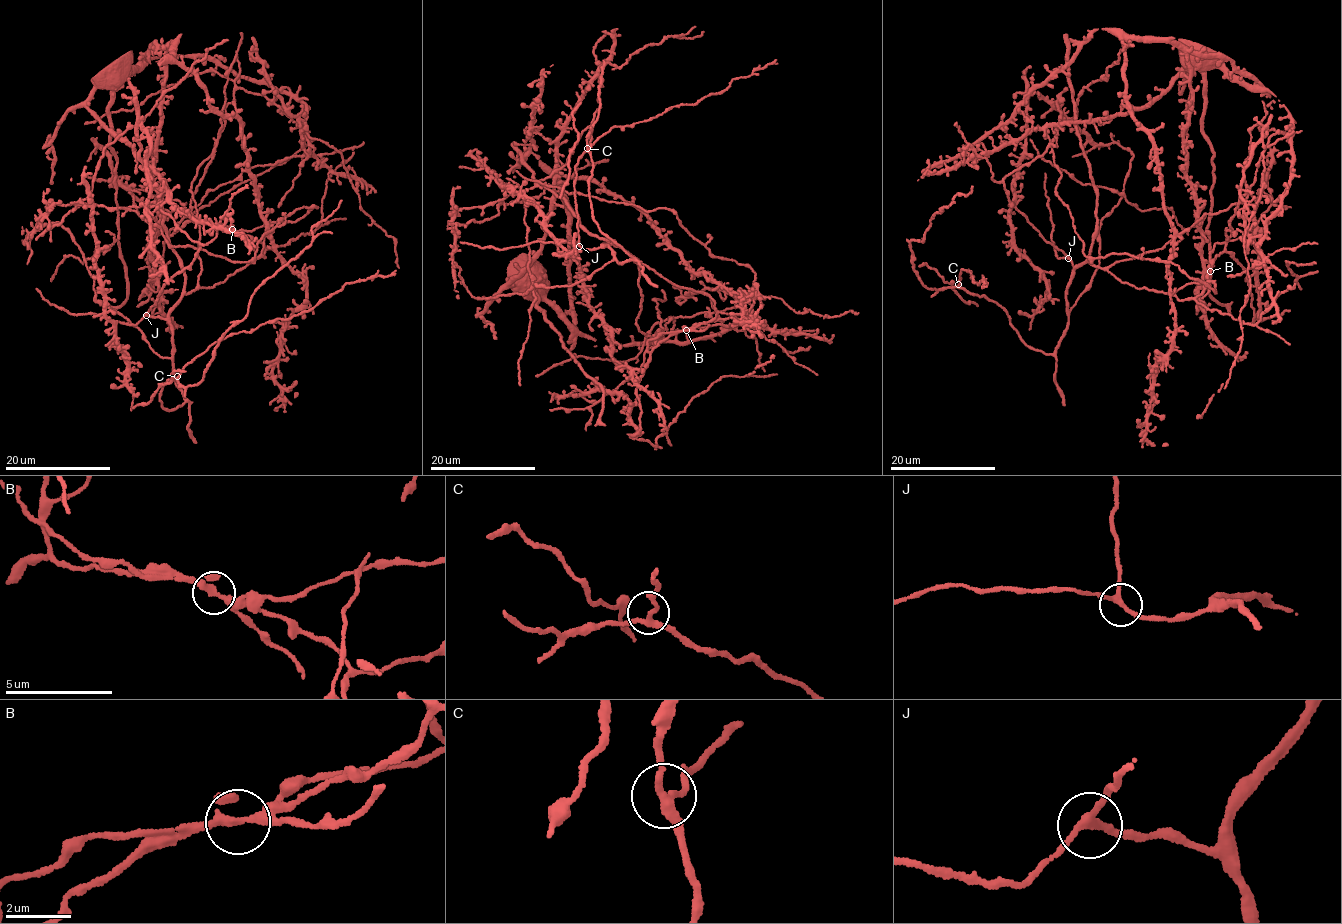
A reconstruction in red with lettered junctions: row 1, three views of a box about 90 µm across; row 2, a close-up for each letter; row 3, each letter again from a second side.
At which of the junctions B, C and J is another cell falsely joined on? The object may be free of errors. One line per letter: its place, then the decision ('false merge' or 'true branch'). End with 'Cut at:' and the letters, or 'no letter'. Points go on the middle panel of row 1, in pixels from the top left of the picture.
B: at (686, 330); false merge
C: at (587, 148); true branch
J: at (579, 246); true branch
Cut at: B

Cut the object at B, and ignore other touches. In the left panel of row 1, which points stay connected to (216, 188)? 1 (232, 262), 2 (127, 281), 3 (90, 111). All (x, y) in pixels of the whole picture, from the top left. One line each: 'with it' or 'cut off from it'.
1: with it
2: with it
3: with it

